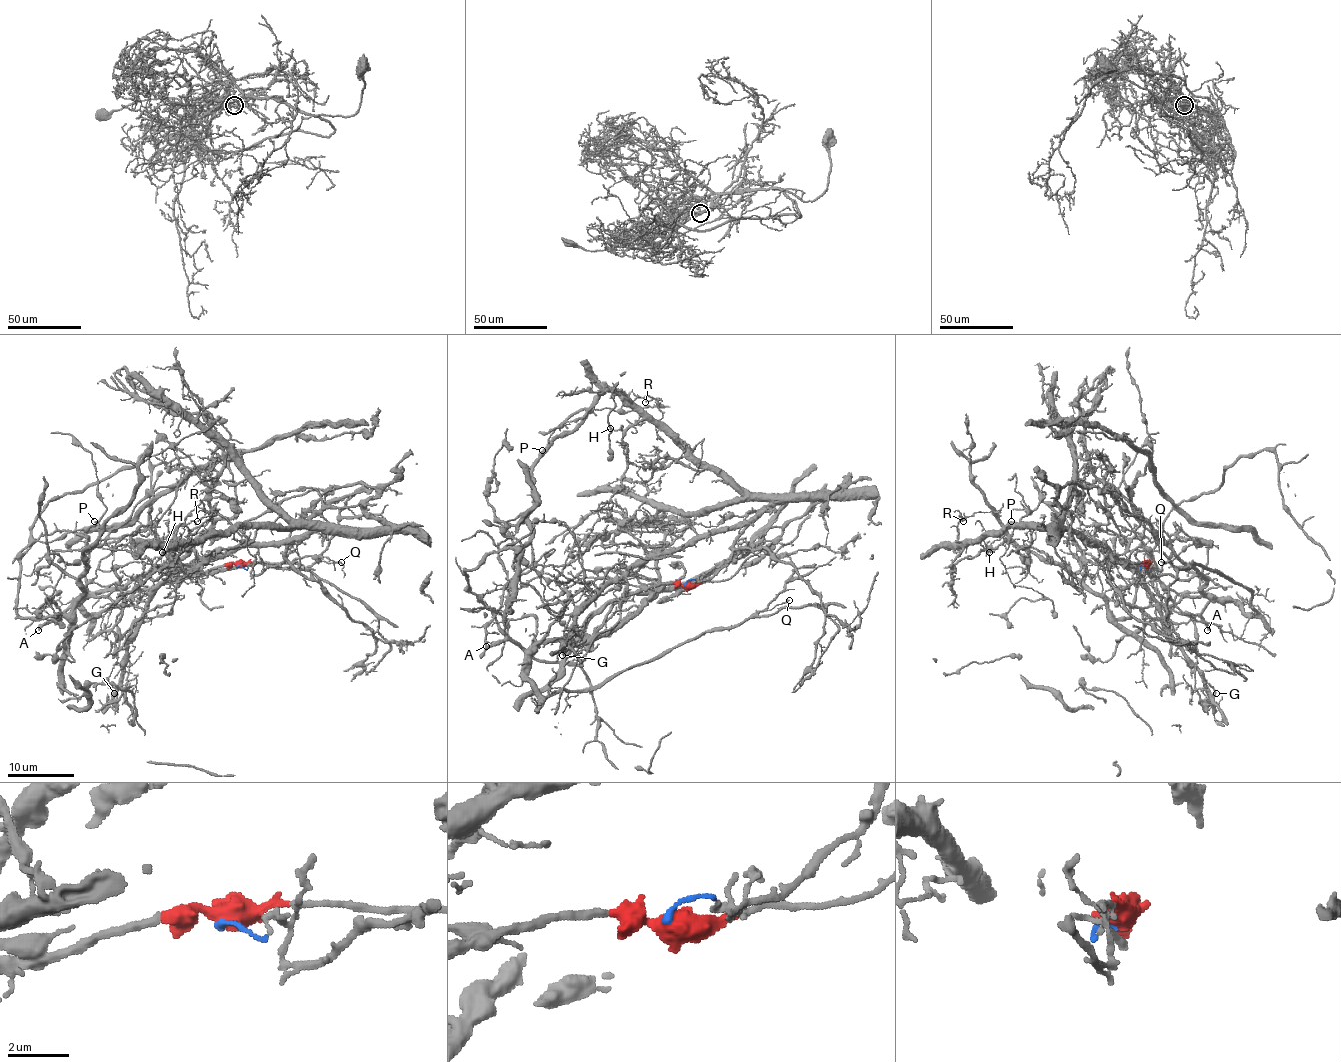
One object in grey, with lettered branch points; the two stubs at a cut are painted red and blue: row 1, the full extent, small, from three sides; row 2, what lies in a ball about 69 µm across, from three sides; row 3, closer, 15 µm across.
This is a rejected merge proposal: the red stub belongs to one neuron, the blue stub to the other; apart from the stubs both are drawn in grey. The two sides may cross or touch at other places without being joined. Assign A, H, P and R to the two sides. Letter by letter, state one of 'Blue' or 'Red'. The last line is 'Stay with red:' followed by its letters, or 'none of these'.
A: Red
H: Blue
P: Blue
R: Blue
Stay with red: A

